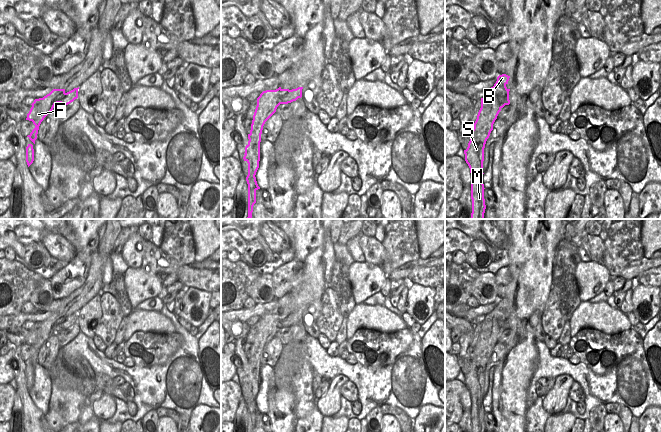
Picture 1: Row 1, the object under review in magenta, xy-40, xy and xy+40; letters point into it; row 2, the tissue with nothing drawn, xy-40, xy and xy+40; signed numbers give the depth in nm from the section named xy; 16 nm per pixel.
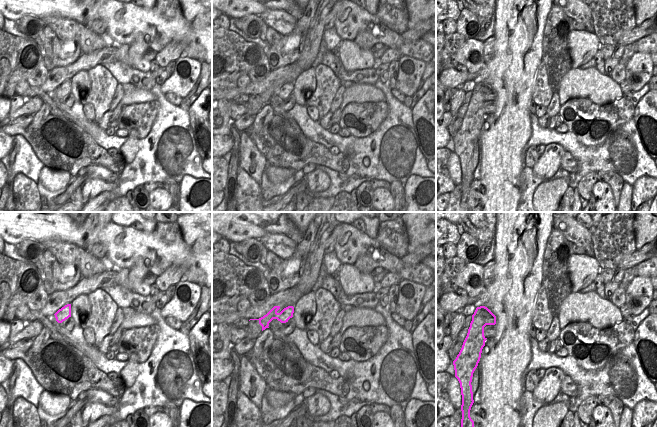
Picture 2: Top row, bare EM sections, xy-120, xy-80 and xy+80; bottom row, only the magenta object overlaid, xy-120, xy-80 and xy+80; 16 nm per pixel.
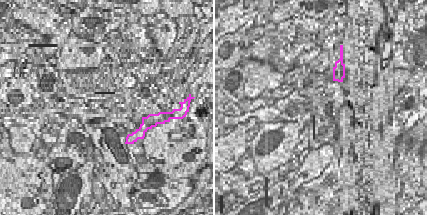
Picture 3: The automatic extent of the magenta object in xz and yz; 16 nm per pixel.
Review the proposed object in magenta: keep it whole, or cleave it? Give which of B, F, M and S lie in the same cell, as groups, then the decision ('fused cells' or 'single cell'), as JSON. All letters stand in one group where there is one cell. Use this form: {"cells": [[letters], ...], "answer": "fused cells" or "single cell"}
{"cells": [["B"], ["F", "M", "S"]], "answer": "fused cells"}

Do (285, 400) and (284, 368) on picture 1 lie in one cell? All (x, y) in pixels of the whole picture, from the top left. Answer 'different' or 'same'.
same

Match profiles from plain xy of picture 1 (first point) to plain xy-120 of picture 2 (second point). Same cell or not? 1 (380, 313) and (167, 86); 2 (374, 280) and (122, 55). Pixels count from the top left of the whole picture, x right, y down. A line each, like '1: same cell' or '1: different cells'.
1: different cells
2: same cell

